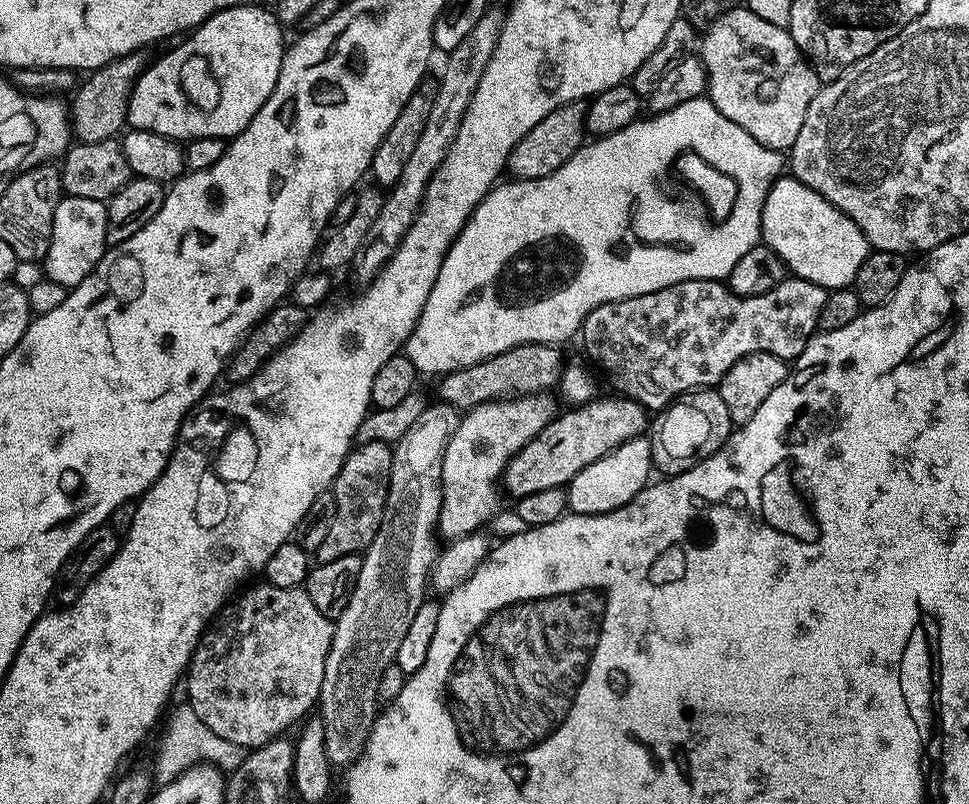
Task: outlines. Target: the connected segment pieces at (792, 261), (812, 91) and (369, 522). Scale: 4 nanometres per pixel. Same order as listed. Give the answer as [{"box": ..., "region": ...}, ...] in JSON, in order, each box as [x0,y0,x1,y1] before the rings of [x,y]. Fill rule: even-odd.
[{"box":[760,174,870,290],"region":[[[791,174],[772,183],[762,206],[760,234],[791,275],[829,290],[849,287],[870,251],[868,239],[850,217]]]},{"box":[702,6,822,150],"region":[[[737,6],[708,25],[702,36],[702,48],[703,44],[702,59],[710,77],[707,99],[734,126],[742,126],[756,143],[777,150],[791,149],[822,81],[787,28],[766,22],[747,6]]]},{"box":[314,442,393,564],"region":[[[386,442],[357,443],[349,452],[344,465],[338,470],[336,481],[331,486],[332,497],[336,503],[334,526],[327,532],[322,546],[314,554],[316,564],[334,562],[343,556],[363,553],[374,542],[380,523],[384,517],[384,507],[390,486],[393,445]]]}]

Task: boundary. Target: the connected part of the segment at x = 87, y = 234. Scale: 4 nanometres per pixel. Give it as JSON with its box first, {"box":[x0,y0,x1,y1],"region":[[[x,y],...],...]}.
{"box":[42,195,108,290],"region":[[[61,195],[54,210],[54,230],[50,250],[42,261],[43,275],[69,290],[77,288],[96,268],[106,251],[106,218],[108,206],[103,200]]]}

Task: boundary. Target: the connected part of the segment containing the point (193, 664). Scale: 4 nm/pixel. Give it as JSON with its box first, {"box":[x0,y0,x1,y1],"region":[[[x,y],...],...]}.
{"box":[186,582,333,750],"region":[[[260,582],[257,588],[242,592],[220,609],[218,615],[211,621],[210,627],[196,643],[196,650],[192,653],[192,661],[188,663],[186,673],[186,684],[188,680],[186,703],[192,707],[194,714],[198,714],[198,718],[202,718],[202,722],[206,722],[206,726],[210,726],[210,730],[214,730],[214,734],[218,734],[218,738],[226,738],[226,742],[234,742],[241,750],[251,750],[261,748],[263,744],[281,737],[287,733],[284,731],[291,724],[299,725],[317,707],[322,690],[322,674],[326,674],[326,656],[330,654],[333,621],[328,620],[326,614],[320,613],[318,606],[314,606],[314,602],[310,602],[308,593],[303,587],[279,588],[267,582]]]}

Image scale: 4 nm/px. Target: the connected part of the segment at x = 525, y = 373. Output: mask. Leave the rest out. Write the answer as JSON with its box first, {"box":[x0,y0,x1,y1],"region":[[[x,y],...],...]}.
{"box":[439,344,562,410],"region":[[[523,344],[517,348],[506,350],[494,358],[486,358],[469,368],[459,368],[453,372],[445,372],[439,377],[440,396],[443,403],[448,404],[451,408],[457,410],[467,410],[477,408],[479,404],[485,404],[491,400],[502,400],[505,398],[515,398],[518,396],[528,396],[539,393],[541,390],[548,390],[548,387],[555,385],[559,381],[562,371],[560,364],[559,347],[551,344]]]}

